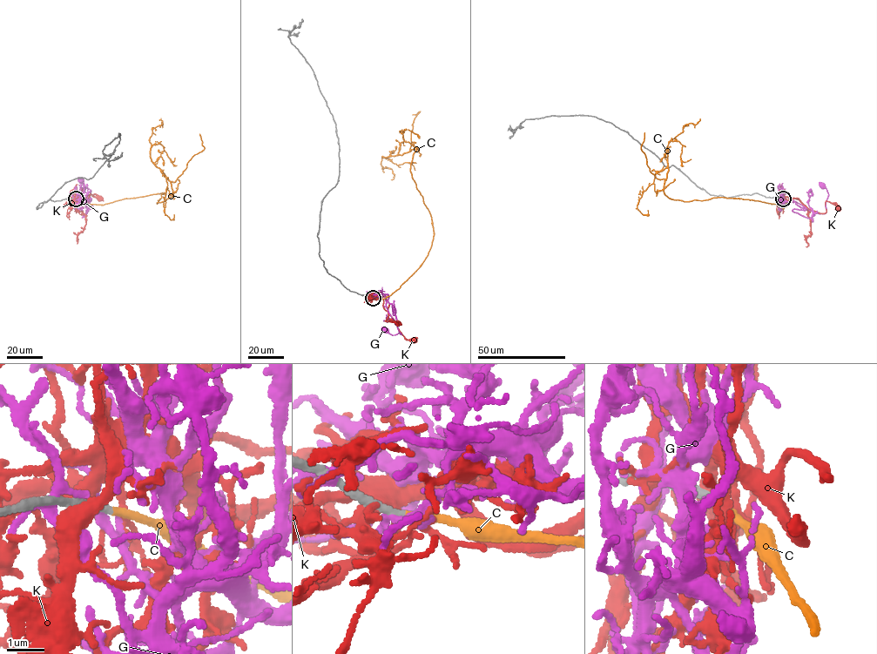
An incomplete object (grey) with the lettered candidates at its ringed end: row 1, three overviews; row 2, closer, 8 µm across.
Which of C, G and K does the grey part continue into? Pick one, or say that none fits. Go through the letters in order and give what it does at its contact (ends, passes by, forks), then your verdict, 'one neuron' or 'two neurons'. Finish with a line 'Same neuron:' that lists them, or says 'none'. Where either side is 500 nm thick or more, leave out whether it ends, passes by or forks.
C: it ends there; one neuron
G: it forks there; two neurons
K: it forks there; two neurons
Same neuron: C

